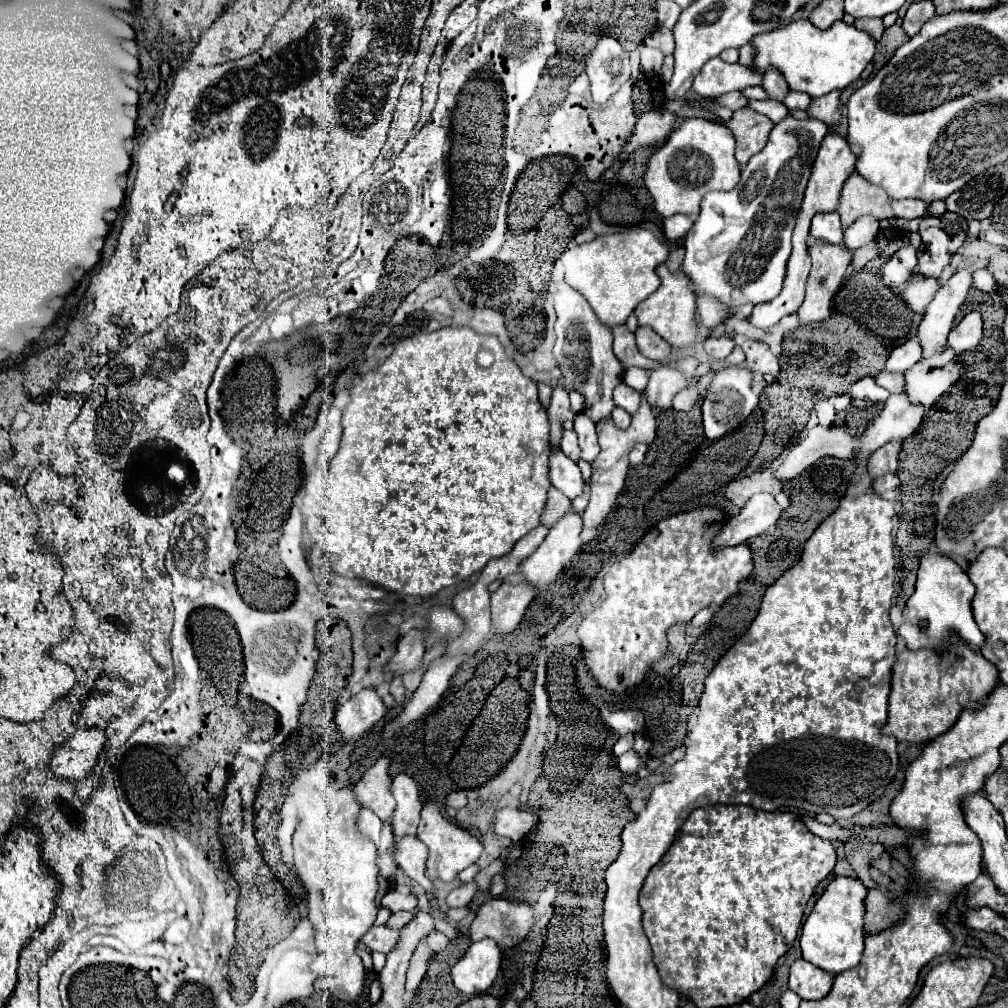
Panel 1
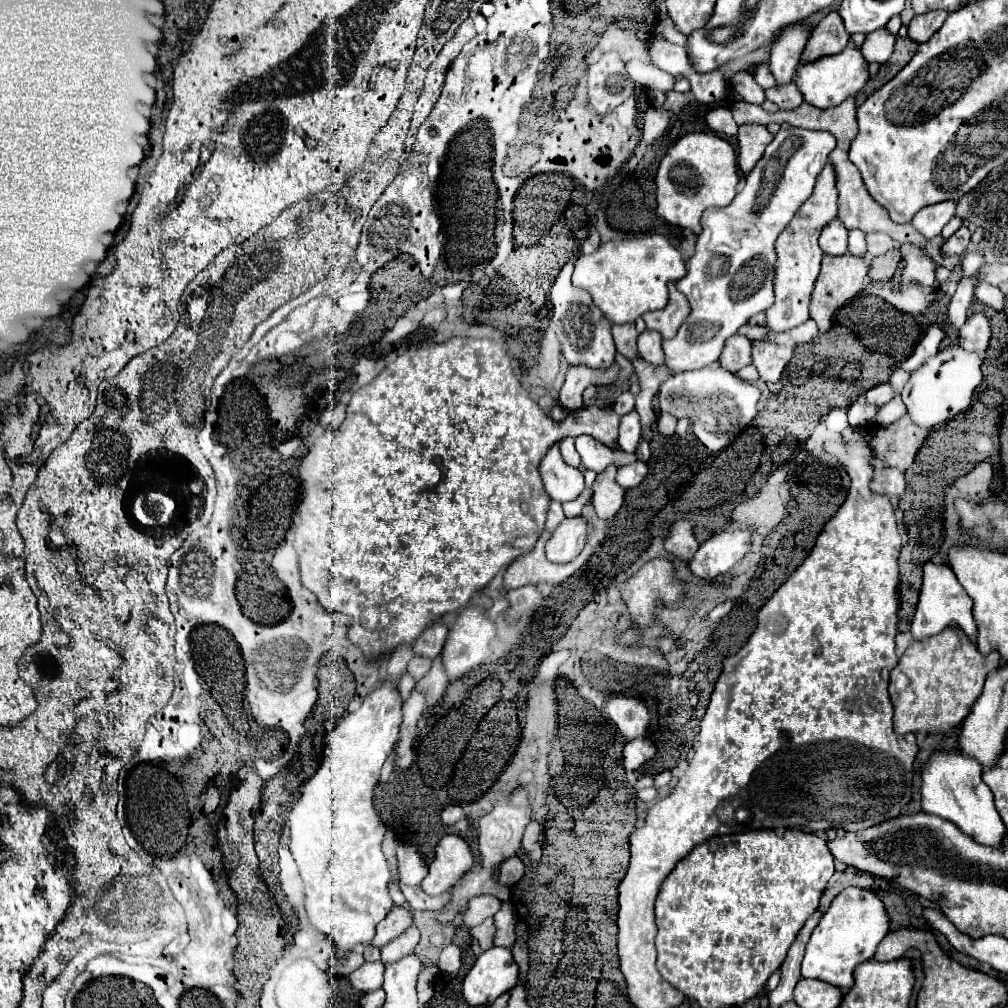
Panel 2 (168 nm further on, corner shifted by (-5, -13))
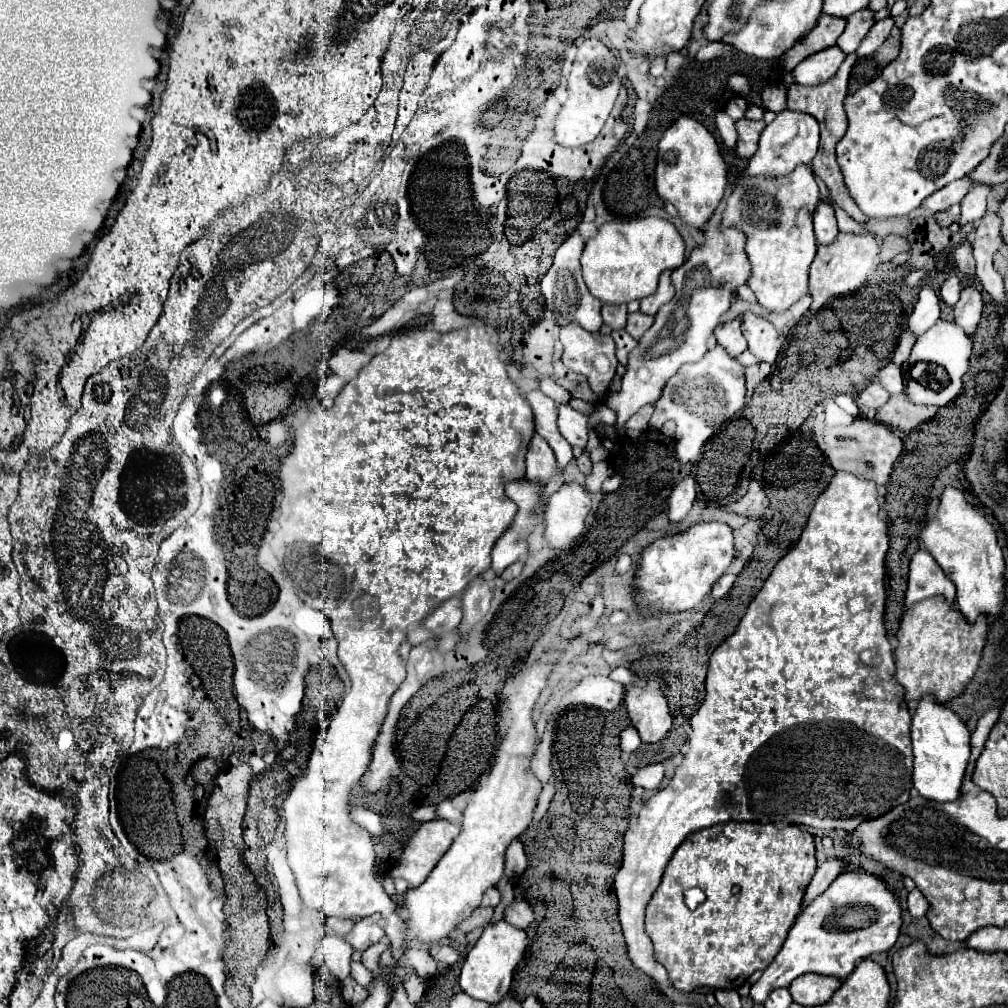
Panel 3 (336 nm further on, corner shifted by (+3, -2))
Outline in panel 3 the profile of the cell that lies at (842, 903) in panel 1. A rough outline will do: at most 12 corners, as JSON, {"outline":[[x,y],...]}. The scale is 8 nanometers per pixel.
{"outline":[[844,872],[798,916],[752,986],[806,972],[844,980],[892,948],[900,904],[882,880]]}

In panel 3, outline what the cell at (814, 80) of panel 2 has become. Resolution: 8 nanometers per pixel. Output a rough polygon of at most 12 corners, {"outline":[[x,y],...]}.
{"outline":[[838,46],[804,58],[792,76],[820,86],[836,76],[846,54]]}

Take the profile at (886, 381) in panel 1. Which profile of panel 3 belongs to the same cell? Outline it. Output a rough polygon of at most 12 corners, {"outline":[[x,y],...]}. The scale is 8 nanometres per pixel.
{"outline":[[906,332],[900,336],[892,362],[904,366],[908,354],[914,346],[912,334]]}

